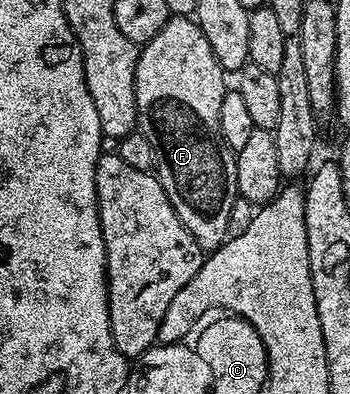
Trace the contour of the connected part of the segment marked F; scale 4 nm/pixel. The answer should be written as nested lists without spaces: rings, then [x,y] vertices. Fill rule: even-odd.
[[[188,16],[170,18],[163,30],[159,30],[159,34],[140,49],[135,66],[137,128],[143,138],[151,142],[151,150],[155,150],[155,175],[161,181],[171,206],[175,206],[175,214],[179,214],[191,238],[199,242],[201,251],[206,254],[214,252],[229,239],[231,206],[235,206],[239,198],[235,178],[237,157],[234,149],[228,148],[219,134],[219,106],[227,91],[225,79],[227,73],[219,66],[215,54],[211,54],[211,46],[207,46],[203,30],[199,30],[196,19]]]

